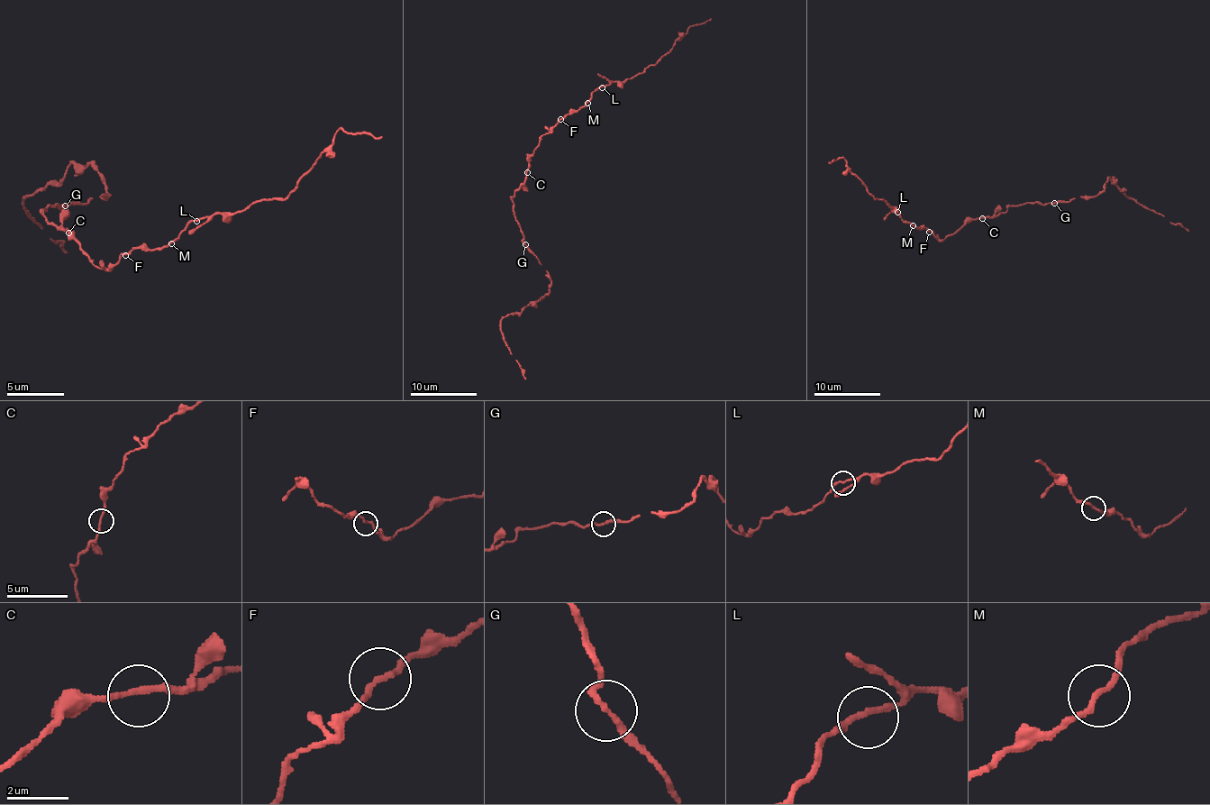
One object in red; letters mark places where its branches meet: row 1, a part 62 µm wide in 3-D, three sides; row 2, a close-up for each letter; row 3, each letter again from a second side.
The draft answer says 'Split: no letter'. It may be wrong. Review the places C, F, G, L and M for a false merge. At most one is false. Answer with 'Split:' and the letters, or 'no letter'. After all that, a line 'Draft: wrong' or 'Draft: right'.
Split: no letter
Draft: right

